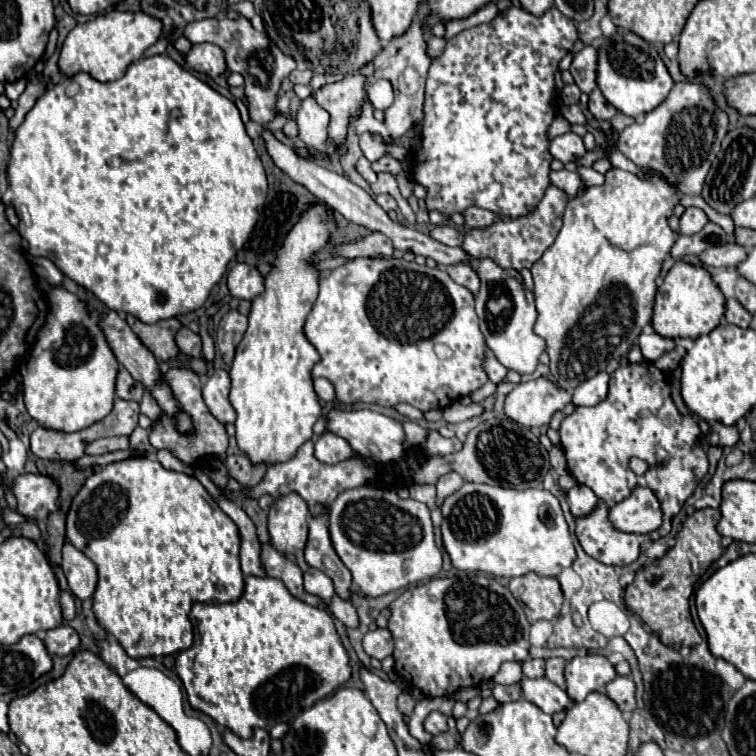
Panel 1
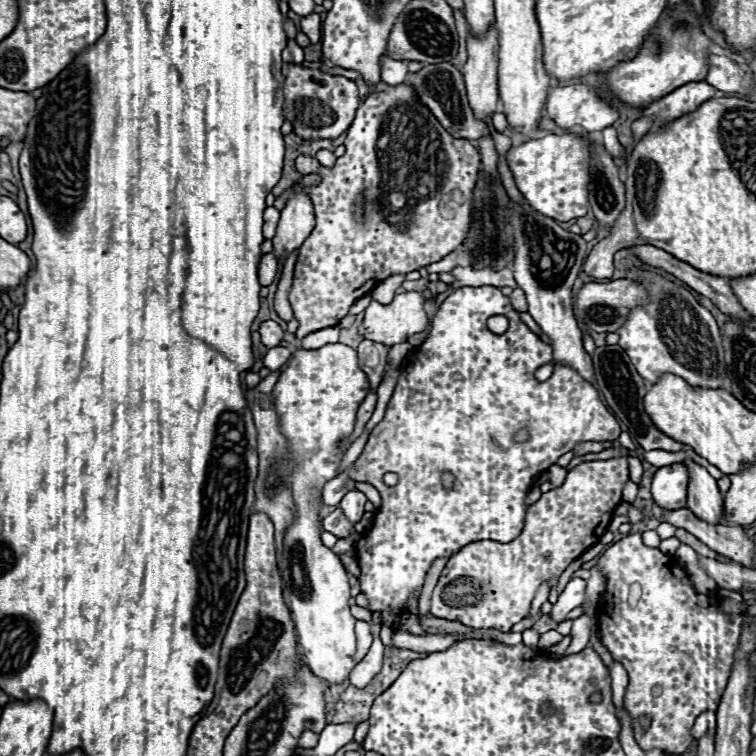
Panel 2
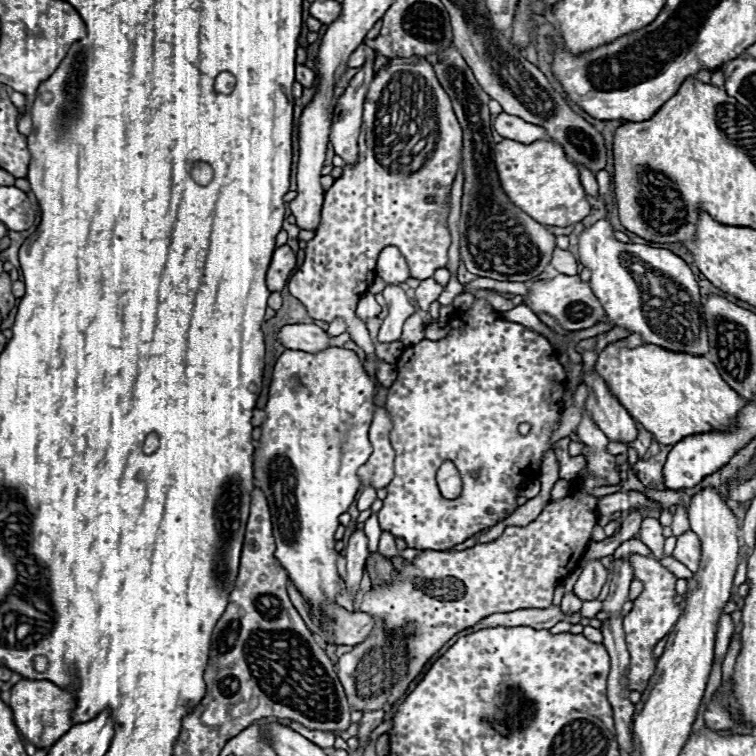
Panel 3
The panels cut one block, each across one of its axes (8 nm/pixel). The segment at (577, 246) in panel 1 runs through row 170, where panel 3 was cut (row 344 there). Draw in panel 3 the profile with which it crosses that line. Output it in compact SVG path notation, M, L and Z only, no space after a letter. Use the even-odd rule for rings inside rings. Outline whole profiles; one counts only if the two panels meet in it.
M622 340L610 342L598 354L596 372L612 396L616 396L630 416L652 432L662 446L674 446L692 434L732 428L736 414L744 406L744 400L720 378L708 358L676 354L652 344L628 348Z

